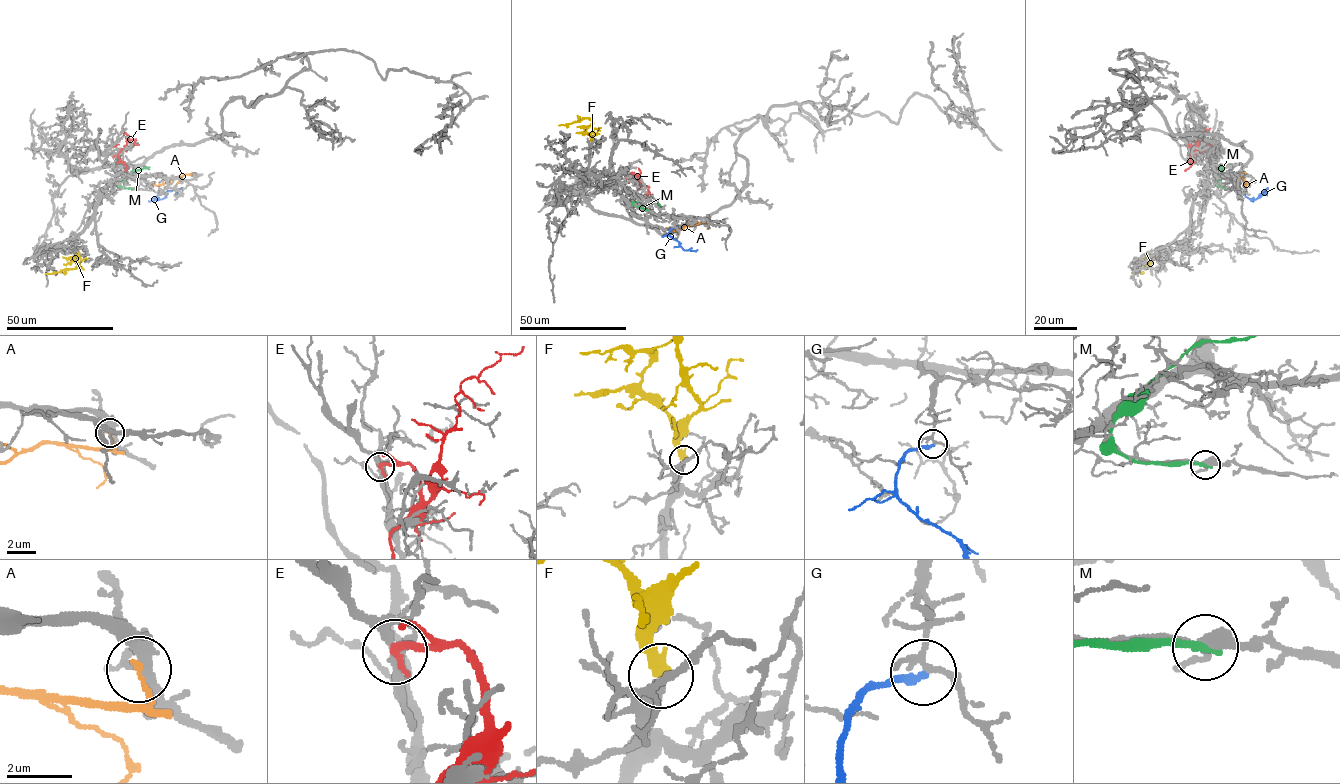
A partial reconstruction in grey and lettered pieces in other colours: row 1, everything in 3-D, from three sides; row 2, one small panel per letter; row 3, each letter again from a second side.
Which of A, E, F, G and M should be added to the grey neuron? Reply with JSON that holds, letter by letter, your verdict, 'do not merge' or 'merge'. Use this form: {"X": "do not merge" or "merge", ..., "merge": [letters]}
{"A": "do not merge", "E": "do not merge", "F": "merge", "G": "do not merge", "M": "do not merge", "merge": ["F"]}

